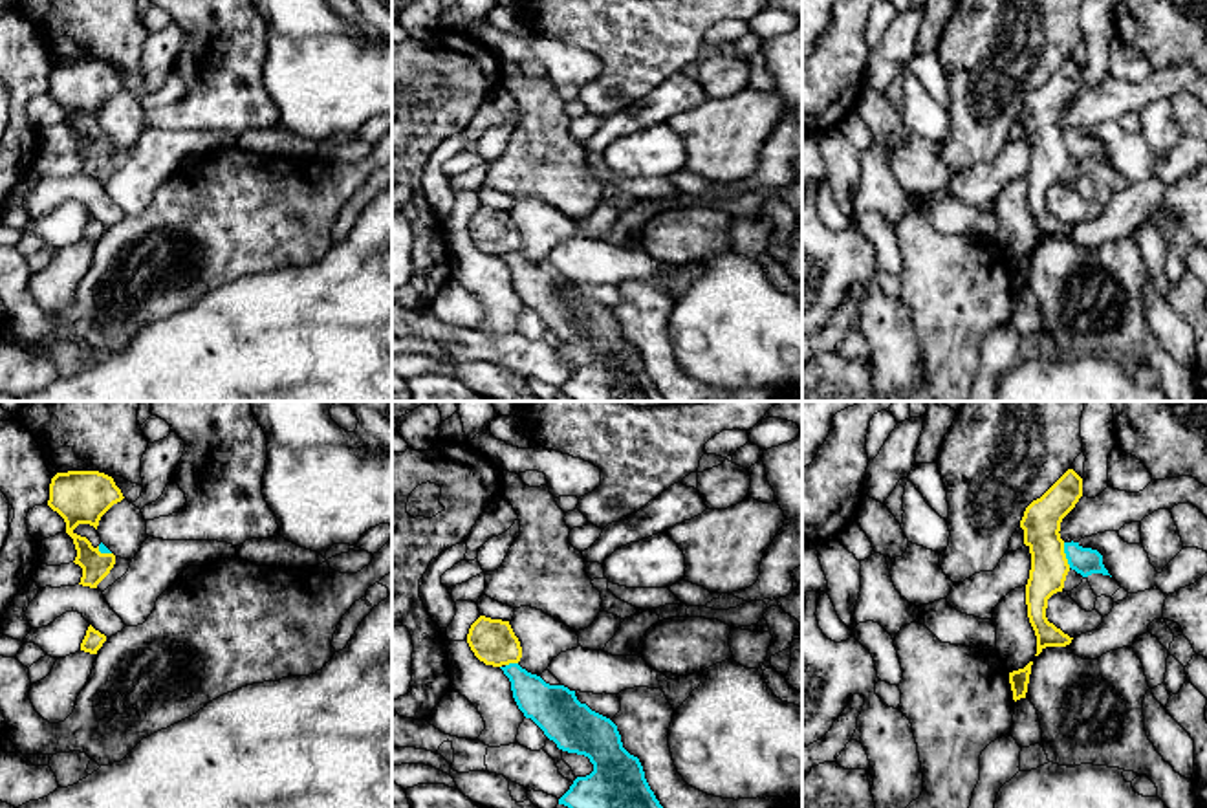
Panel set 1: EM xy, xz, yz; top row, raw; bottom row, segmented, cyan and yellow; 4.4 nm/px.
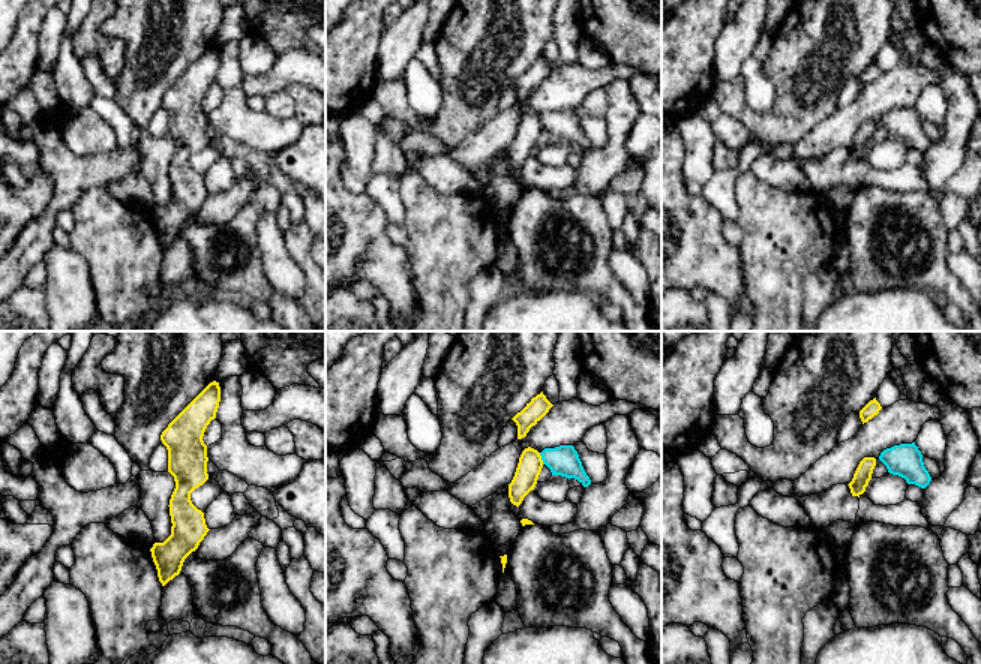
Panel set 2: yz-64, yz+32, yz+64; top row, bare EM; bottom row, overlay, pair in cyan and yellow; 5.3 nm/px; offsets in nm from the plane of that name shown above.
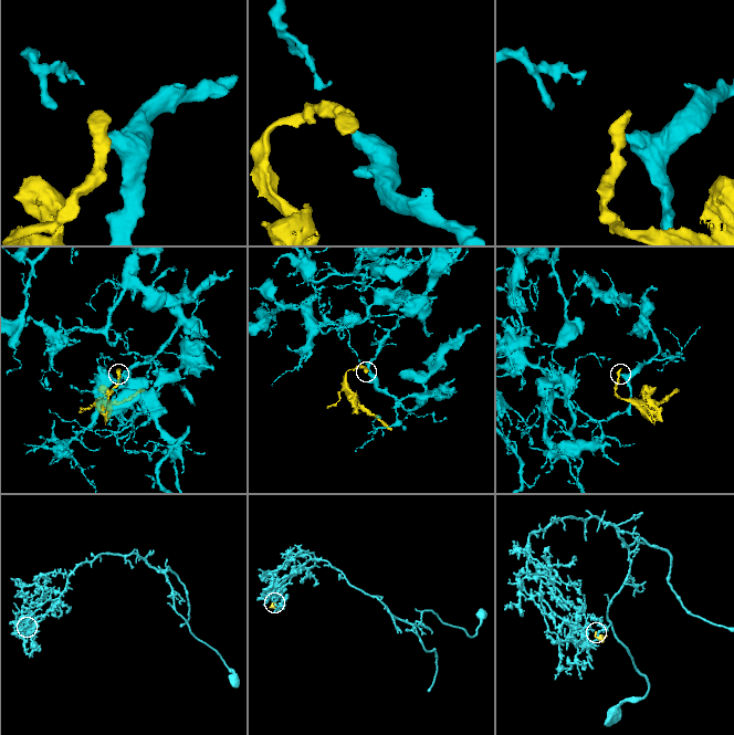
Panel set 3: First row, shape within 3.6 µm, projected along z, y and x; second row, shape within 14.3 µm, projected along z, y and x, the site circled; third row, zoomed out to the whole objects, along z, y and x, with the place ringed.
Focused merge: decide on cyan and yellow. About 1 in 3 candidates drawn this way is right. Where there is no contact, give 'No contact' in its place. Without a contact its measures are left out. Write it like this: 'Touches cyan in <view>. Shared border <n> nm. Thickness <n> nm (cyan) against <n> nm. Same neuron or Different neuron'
Touches cyan in yz. Shared border 120 nm. Thickness 120 nm (cyan) against 170 nm. Different neuron

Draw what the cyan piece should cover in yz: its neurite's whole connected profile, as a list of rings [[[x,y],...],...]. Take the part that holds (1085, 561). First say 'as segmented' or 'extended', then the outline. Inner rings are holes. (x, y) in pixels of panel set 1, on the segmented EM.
as segmented | [[[1064,542],[1064,553],[1071,570],[1088,577],[1092,573],[1110,575],[1097,550],[1082,548],[1079,542]]]

